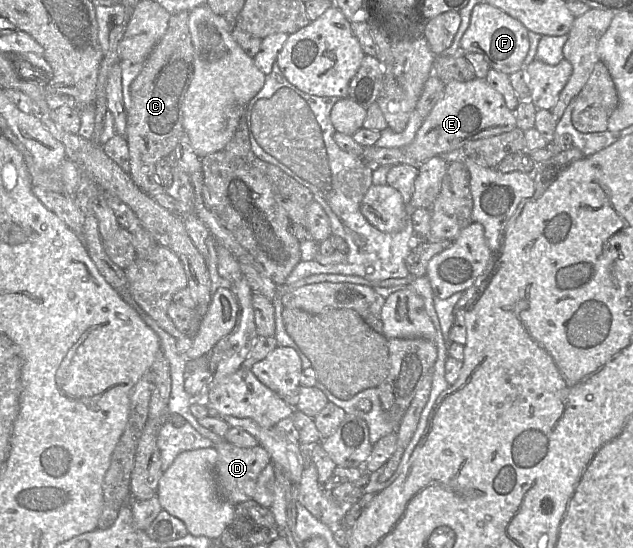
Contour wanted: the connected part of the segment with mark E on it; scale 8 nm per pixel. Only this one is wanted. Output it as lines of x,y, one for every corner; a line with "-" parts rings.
476,77
467,82
450,81
445,85
443,96
425,118
410,144
399,148
365,147
362,158
368,164
377,166
407,164
420,167
434,156
461,149
470,141
509,132
515,127
515,112
506,106
502,94
492,88
485,79

